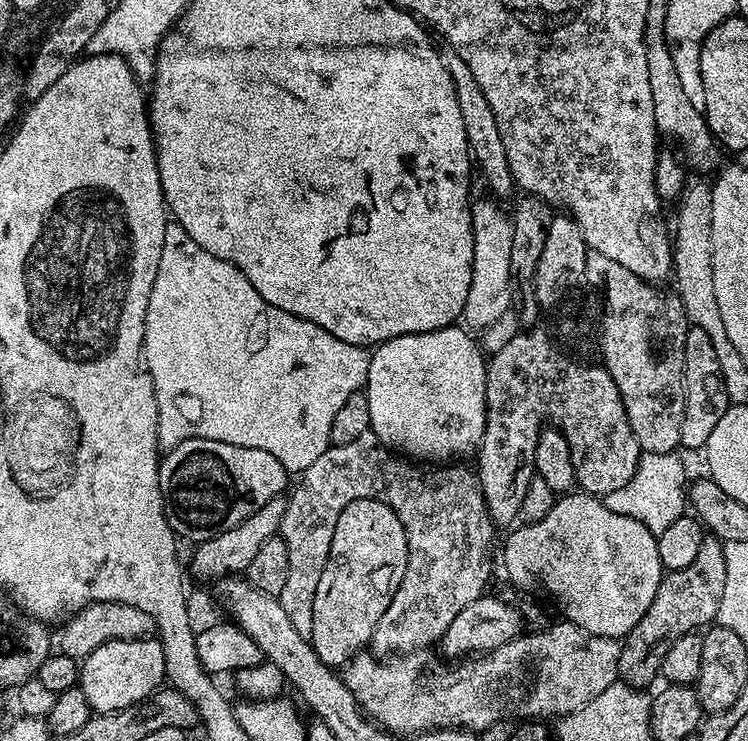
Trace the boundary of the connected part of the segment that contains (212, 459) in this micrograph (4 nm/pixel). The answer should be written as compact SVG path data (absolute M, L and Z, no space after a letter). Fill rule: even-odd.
M190 438L167 449L160 457L158 474L160 489L167 501L168 525L181 541L192 540L191 542L209 540L230 530L230 526L238 526L238 522L250 518L250 514L262 510L266 502L281 495L285 491L283 488L289 487L288 480L290 484L290 474L282 462L274 458L274 454L266 450L234 446L230 442L214 442L210 438Z

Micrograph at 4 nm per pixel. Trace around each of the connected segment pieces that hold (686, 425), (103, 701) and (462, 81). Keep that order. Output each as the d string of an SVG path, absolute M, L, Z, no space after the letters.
M695 326L686 334L686 370L684 371L684 413L682 414L682 438L680 448L703 449L710 438L714 426L722 419L722 414L730 407L728 391L724 385L722 366L718 362L718 350L710 342L710 334Z
M156 638L143 640L115 640L98 646L80 664L78 687L86 694L93 713L117 712L142 702L151 692L165 683L166 657L164 646Z
M447 46L440 48L442 66L450 74L454 82L454 94L458 97L458 107L462 114L462 126L466 130L466 142L468 152L472 156L475 171L484 179L484 184L489 188L491 195L496 198L508 196L514 192L514 181L510 174L510 162L506 158L506 145L502 142L502 130L498 130L498 122L494 119L494 110L490 110L490 102L486 102L486 94L482 94L478 81L474 74L470 74L470 69L466 67L466 62L458 58L458 54Z

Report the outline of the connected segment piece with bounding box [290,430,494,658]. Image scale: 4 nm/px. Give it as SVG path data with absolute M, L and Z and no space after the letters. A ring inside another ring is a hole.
M368 431L366 434L360 435L359 438L354 438L354 442L346 442L345 444L332 444L326 451L322 454L322 458L318 458L317 460L312 463L312 465L302 473L299 473L298 479L300 480L297 482L296 487L291 489L290 495L294 498L306 498L306 500L302 500L302 502L308 502L308 500L322 500L322 502L316 502L316 504L326 504L328 500L328 504L332 504L332 510L334 510L334 506L338 506L338 510L345 509L346 506L350 506L350 502L354 502L355 500L361 500L362 498L370 498L371 500L377 500L378 502L386 502L386 506L390 506L394 510L394 514L398 514L398 522L402 522L402 530L406 530L406 542L408 543L408 561L406 562L406 574L402 578L402 582L398 586L398 590L394 594L394 598L390 602L390 606L386 606L386 614L382 614L382 618L378 618L378 626L374 630L374 634L372 635L372 639L370 641L370 648L373 653L377 657L380 658L387 658L393 654L403 654L405 652L419 652L422 649L425 649L428 644L432 643L434 640L439 641L441 637L443 637L445 630L450 626L450 622L454 622L454 618L458 618L458 614L465 606L470 606L470 602L474 602L479 596L485 595L486 588L484 588L484 583L488 580L488 547L492 544L492 531L494 531L494 525L492 523L492 516L488 512L488 507L486 506L486 502L484 501L484 495L482 494L482 486L480 485L480 479L476 477L475 471L471 467L463 468L463 463L460 462L452 462L449 463L447 466L421 466L419 463L416 462L409 462L407 459L401 458L397 453L393 452L391 448L386 447L382 441L379 440L375 436L372 431Z

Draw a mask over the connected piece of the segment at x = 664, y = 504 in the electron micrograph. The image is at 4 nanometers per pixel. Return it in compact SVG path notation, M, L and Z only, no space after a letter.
M676 452L666 454L641 453L634 478L621 490L614 490L602 499L608 510L625 514L642 522L652 533L659 535L680 516L685 515L687 503L688 477L683 460Z

